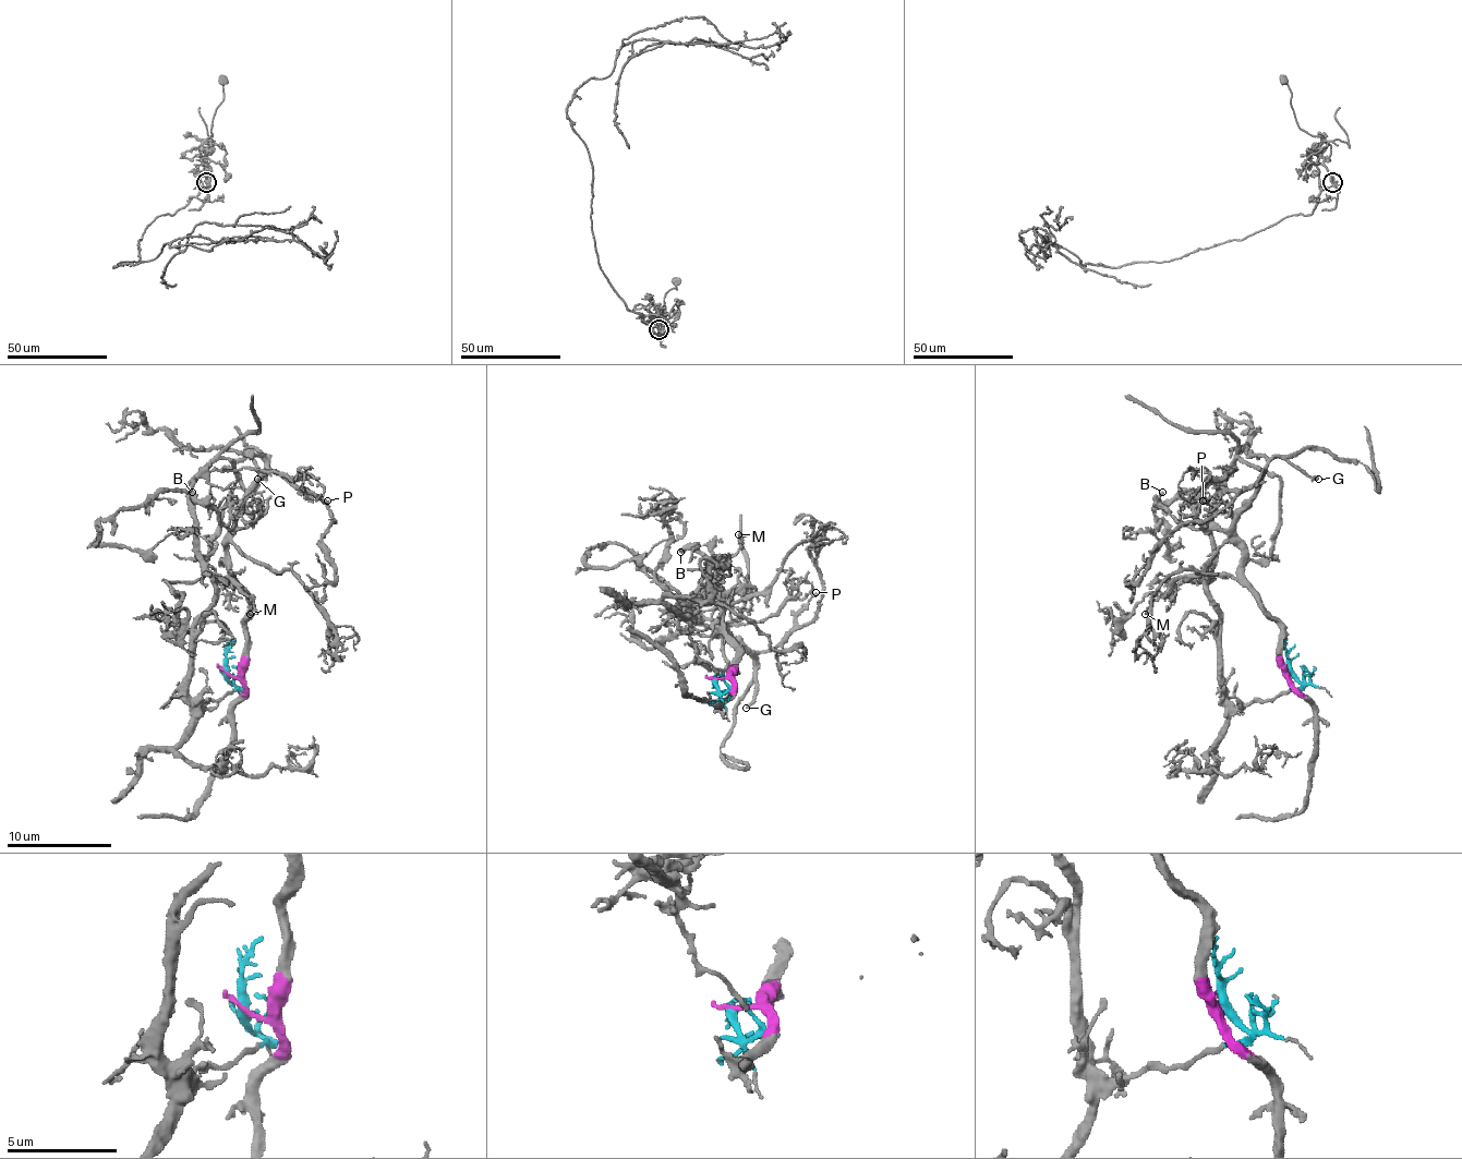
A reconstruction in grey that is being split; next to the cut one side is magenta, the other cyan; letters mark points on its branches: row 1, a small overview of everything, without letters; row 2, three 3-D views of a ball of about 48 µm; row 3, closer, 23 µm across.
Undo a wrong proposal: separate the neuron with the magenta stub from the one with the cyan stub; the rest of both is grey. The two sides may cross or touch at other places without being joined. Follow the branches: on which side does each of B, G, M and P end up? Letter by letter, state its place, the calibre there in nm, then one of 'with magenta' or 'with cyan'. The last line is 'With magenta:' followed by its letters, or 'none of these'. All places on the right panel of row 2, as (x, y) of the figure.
B: (1162, 492) | 280 nm | with magenta
G: (1318, 479) | 240 nm | with magenta
M: (1145, 614) | 200 nm | with magenta
P: (1203, 500) | 180 nm | with magenta
With magenta: B, G, M, P

